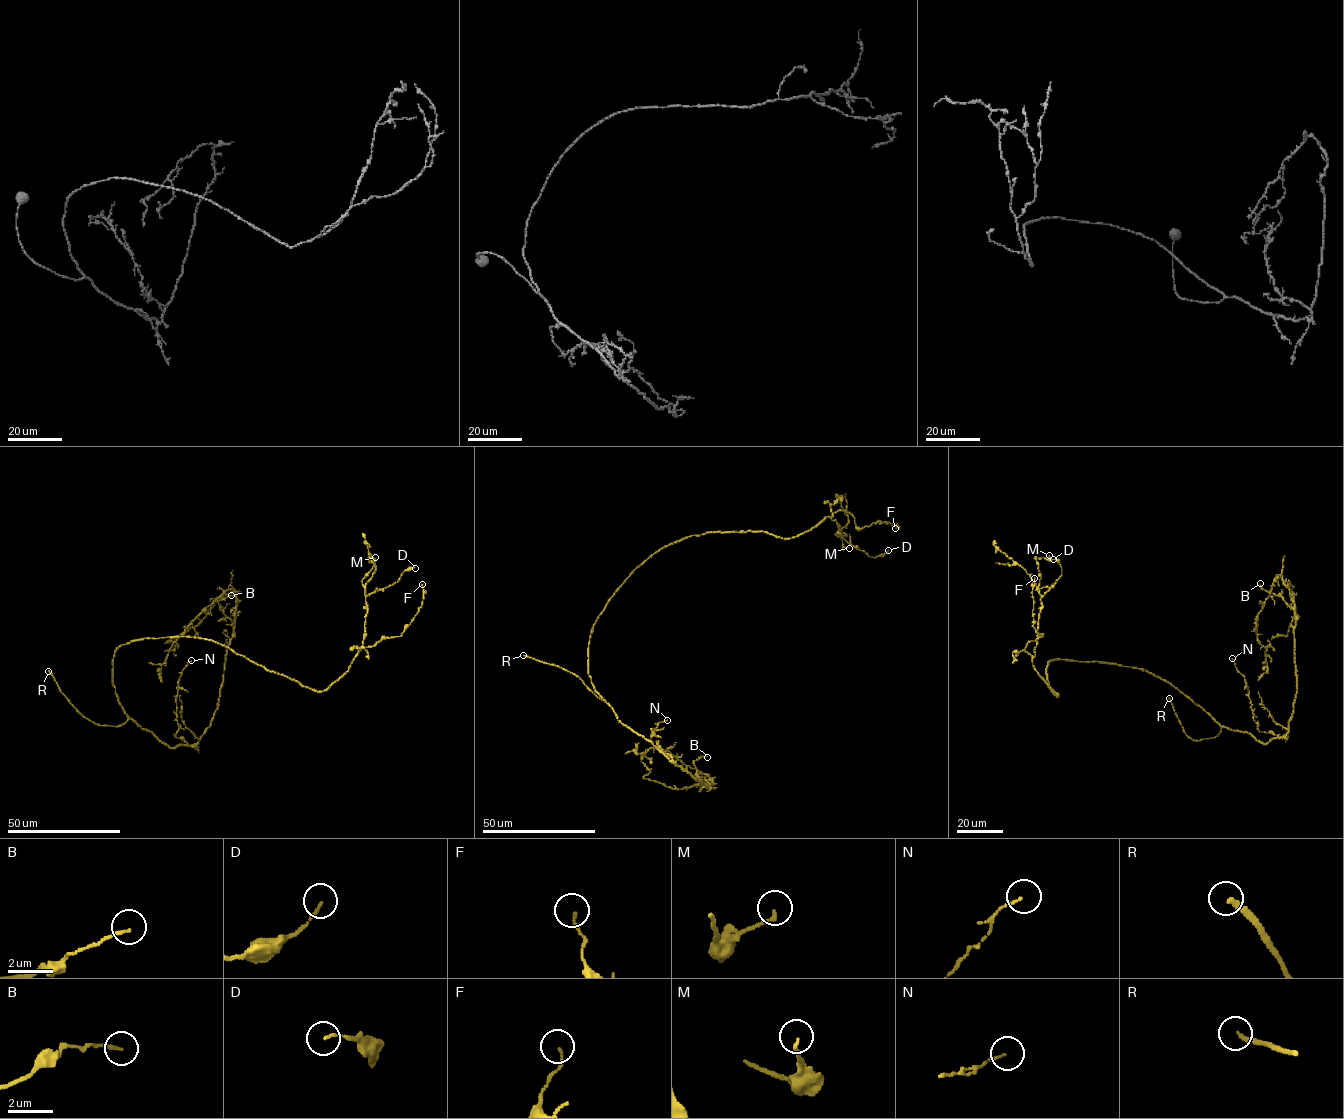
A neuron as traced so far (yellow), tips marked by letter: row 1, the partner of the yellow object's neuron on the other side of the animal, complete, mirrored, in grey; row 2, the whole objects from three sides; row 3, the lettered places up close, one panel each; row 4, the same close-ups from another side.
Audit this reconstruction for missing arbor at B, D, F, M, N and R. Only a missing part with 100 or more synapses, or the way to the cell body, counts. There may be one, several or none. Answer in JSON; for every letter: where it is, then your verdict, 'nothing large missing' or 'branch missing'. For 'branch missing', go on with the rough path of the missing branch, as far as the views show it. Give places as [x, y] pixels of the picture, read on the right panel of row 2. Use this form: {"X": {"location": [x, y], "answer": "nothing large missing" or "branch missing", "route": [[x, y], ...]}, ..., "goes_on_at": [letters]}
{"B": {"location": [1260, 583], "answer": "nothing large missing"}, "D": {"location": [1053, 559], "answer": "nothing large missing"}, "F": {"location": [1034, 578], "answer": "nothing large missing"}, "M": {"location": [1049, 555], "answer": "nothing large missing"}, "N": {"location": [1232, 658], "answer": "nothing large missing"}, "R": {"location": [1169, 698], "answer": "branch missing"}, "goes_on_at": ["R"]}

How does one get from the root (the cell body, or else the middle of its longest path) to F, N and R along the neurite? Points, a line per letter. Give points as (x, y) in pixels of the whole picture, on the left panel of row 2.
F: (113, 661), (117, 647), (131, 641), (193, 637), (324, 691), (360, 649), (401, 635), (422, 605), (422, 584)
N: (113, 661), (113, 685), (123, 710), (175, 748), (186, 744), (173, 735), (179, 729), (178, 681), (191, 660)
R: (113, 661), (113, 685), (128, 717), (117, 726), (98, 725), (82, 716), (48, 671)

